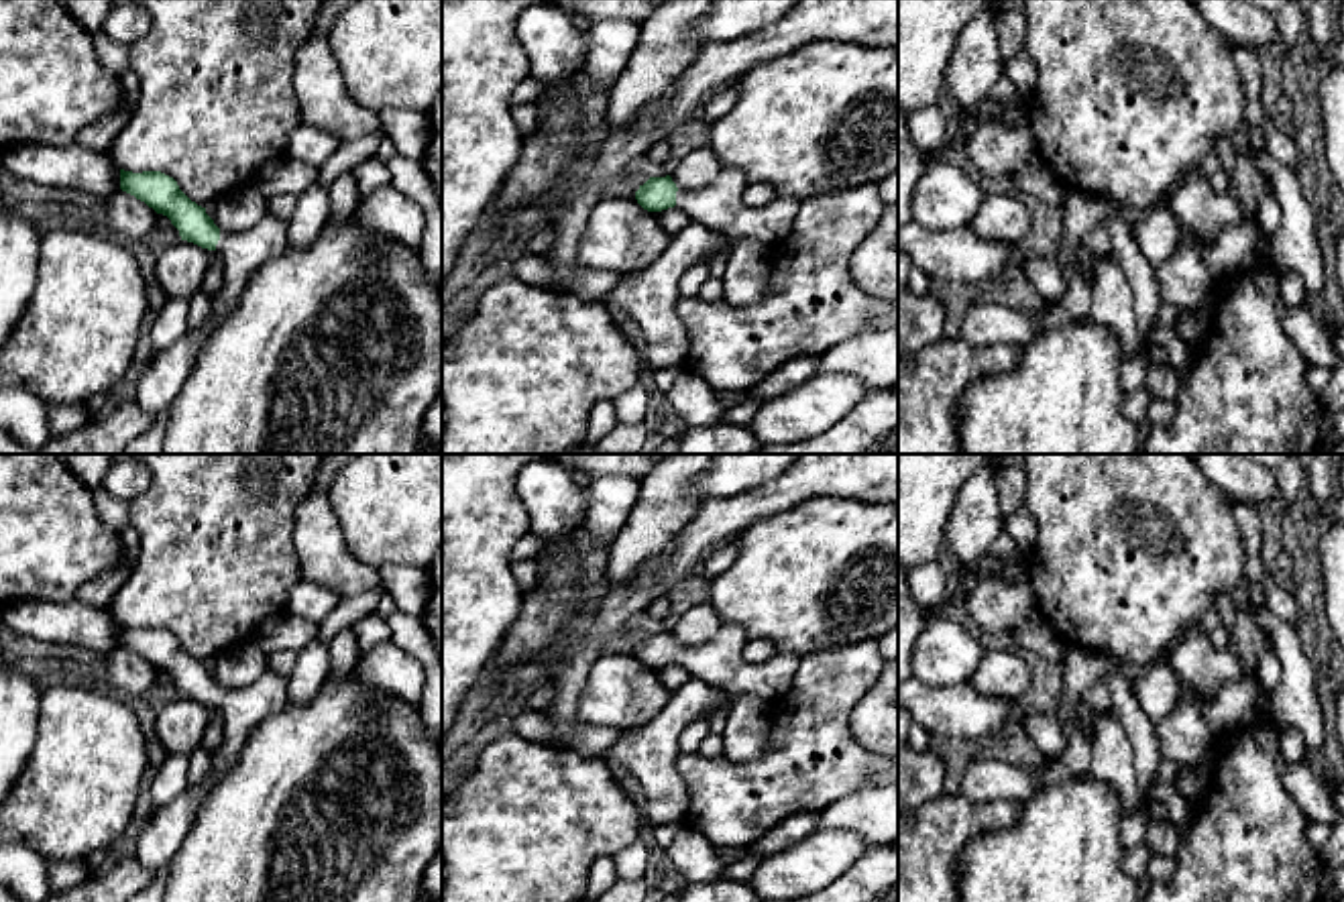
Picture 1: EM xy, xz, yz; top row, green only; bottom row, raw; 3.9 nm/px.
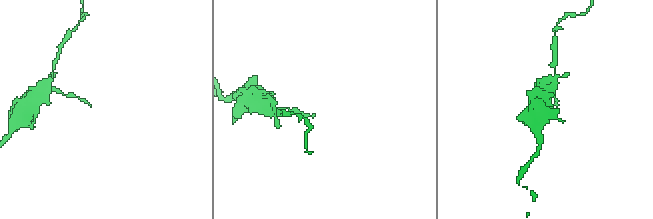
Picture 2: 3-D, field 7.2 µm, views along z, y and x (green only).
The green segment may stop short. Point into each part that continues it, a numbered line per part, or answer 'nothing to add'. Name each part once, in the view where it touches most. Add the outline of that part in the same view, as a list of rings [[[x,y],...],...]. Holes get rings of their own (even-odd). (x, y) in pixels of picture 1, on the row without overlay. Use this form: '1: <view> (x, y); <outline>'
1: xy (241, 709); [[[267,670],[257,682],[246,688],[222,688],[216,709],[222,713],[224,739],[222,755],[212,759],[208,772],[214,786],[238,759],[250,729],[265,717],[279,713],[289,704],[287,678]]]

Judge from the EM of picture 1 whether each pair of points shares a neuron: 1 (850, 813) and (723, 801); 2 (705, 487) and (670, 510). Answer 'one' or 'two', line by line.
1: two
2: two

